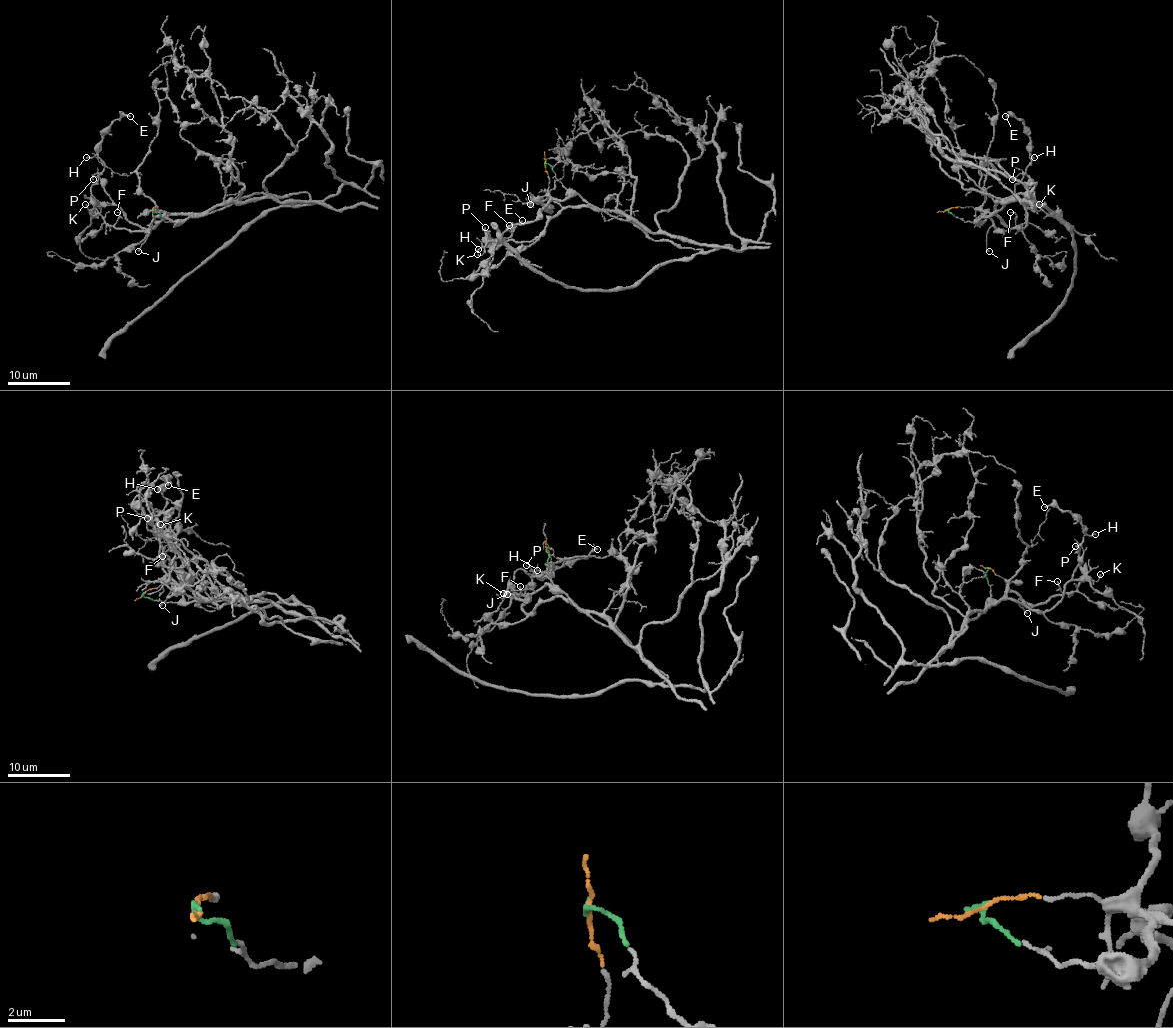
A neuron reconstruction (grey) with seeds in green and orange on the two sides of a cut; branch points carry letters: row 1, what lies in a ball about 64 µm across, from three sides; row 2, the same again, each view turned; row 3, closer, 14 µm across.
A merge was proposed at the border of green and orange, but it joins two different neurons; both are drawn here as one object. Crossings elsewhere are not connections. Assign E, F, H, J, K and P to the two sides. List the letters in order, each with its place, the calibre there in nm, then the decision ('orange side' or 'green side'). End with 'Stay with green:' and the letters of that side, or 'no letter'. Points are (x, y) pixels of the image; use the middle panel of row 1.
E: at (522, 220); 200 nm thick; green side
F: at (509, 225); 140 nm thick; green side
H: at (478, 249); 160 nm thick; green side
J: at (530, 204); 140 nm thick; green side
K: at (477, 254); 130 nm thick; green side
P: at (485, 227); 130 nm thick; green side
Stay with green: E, F, H, J, K, P

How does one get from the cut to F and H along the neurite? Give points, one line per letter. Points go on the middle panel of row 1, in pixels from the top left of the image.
F: (545, 163), (567, 191), (567, 196), (550, 200), (534, 219), (512, 224), (507, 229), (511, 232), (509, 226)
H: (545, 163), (567, 196), (498, 240), (482, 230), (497, 243), (478, 249)

